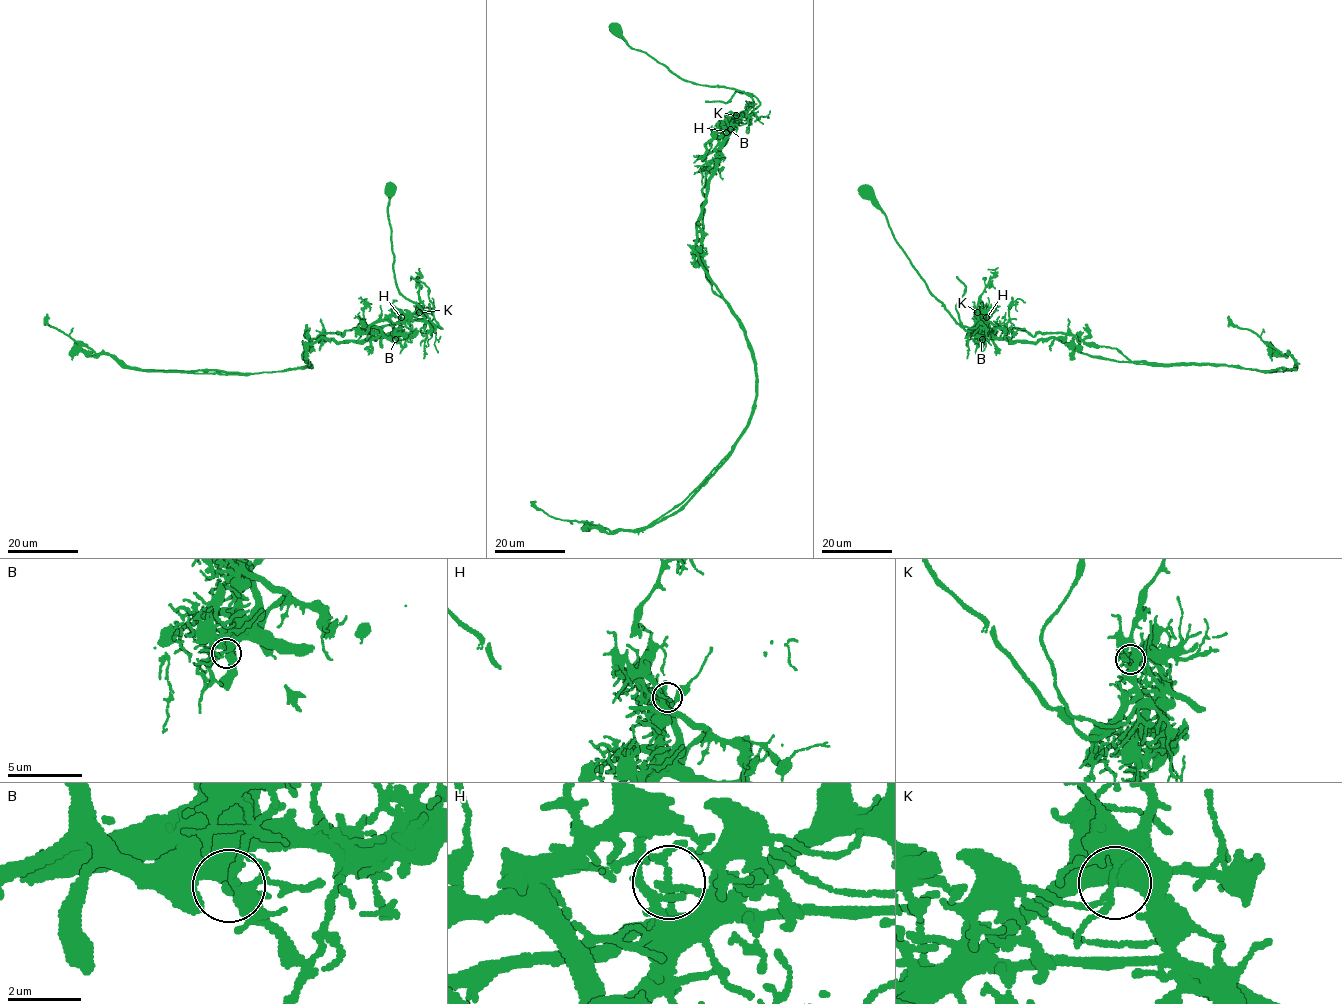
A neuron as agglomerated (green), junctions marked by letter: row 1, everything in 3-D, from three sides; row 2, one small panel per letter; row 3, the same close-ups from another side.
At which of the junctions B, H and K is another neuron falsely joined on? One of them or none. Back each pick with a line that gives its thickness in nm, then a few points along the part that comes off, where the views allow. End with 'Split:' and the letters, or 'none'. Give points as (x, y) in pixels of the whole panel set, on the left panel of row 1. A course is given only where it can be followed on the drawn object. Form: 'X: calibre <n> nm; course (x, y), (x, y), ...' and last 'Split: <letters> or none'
H: calibre 180 nm; course (401, 317), (312, 338), (304, 346), (312, 367), (248, 375), (130, 366), (79, 346), (47, 325), (46, 314)
Split: H

